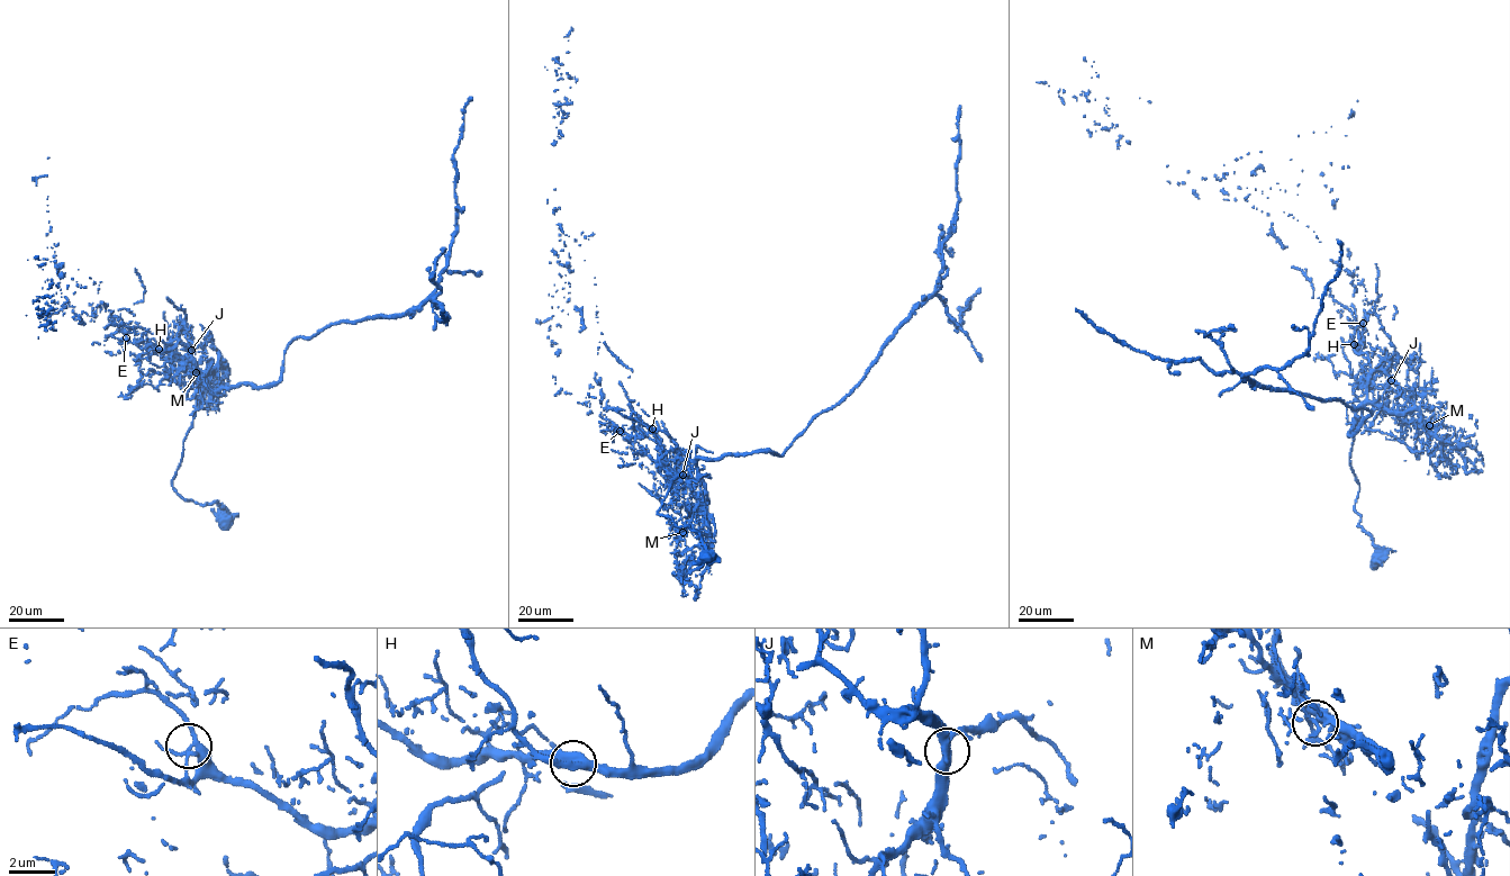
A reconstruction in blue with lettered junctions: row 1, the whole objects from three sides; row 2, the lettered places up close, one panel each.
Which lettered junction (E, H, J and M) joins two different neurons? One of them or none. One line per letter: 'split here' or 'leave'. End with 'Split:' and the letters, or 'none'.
E: leave
H: leave
J: leave
M: split here
Split: M

